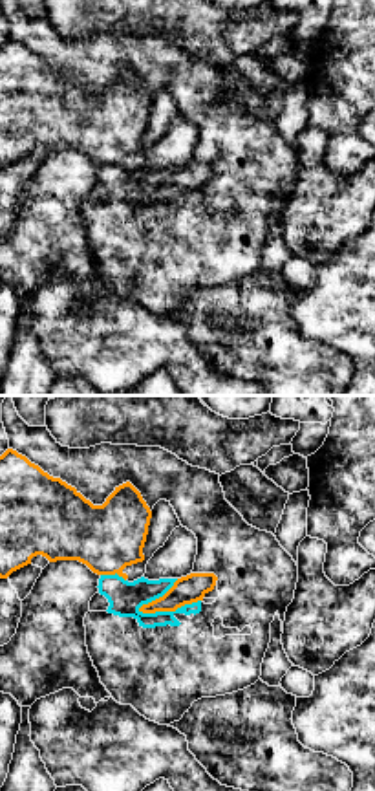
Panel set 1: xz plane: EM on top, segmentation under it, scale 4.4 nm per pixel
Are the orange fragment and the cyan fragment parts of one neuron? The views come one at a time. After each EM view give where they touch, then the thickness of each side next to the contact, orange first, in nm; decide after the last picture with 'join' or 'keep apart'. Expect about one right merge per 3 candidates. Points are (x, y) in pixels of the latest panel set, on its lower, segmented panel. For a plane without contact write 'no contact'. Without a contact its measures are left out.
meets orange at (169, 610); 120 nm thick on the orange side, 150 nm on the other

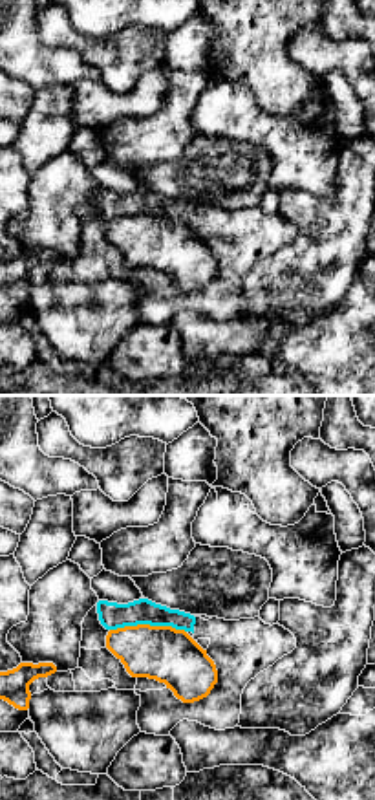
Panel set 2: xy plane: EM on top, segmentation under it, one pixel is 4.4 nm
meets orange at (149, 625); 240 nm thick on the orange side, 120 nm on the other

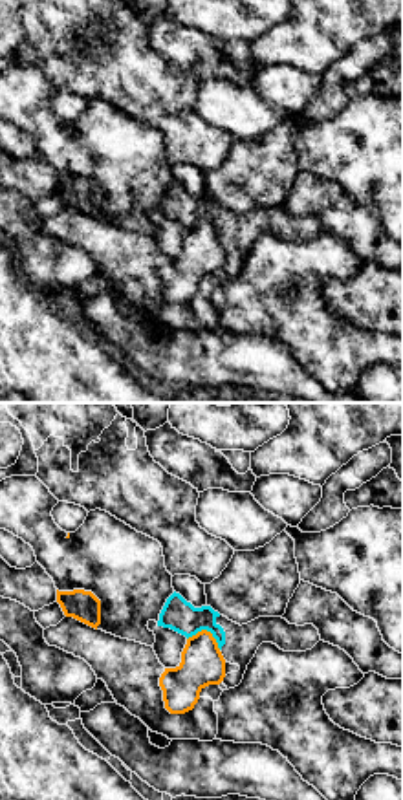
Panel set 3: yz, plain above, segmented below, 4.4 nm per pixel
meets orange at (206, 630); 190 nm thick on the orange side, 140 nm on the other

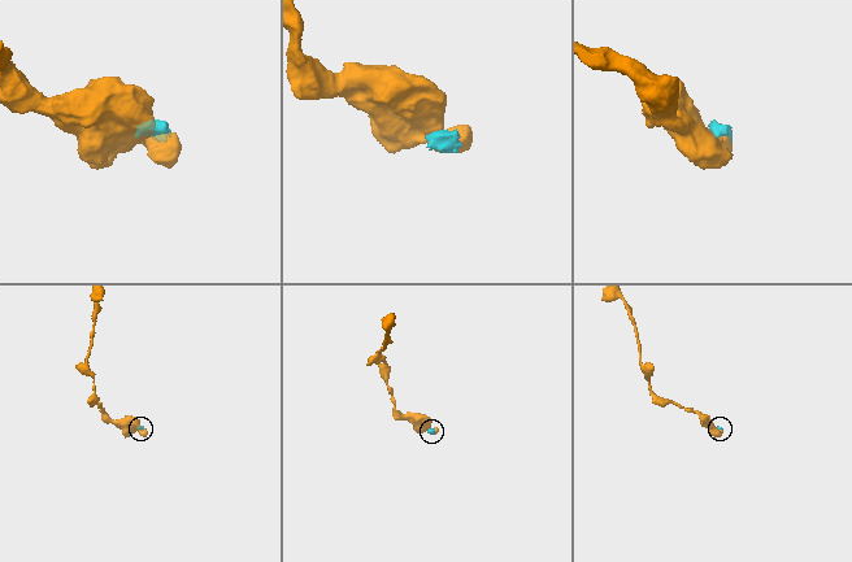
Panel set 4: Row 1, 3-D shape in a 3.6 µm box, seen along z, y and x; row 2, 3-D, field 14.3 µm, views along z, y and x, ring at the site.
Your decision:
keep apart

